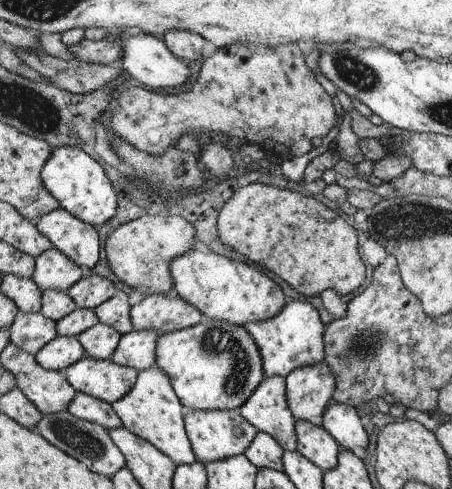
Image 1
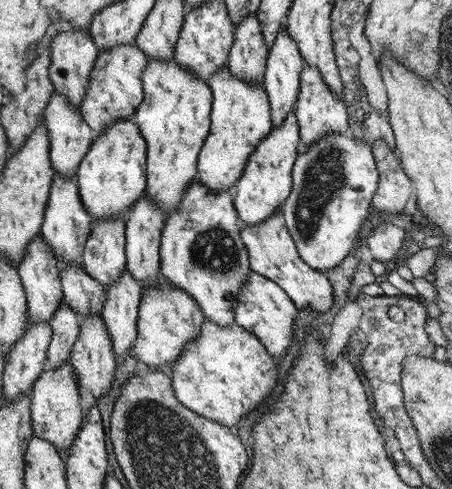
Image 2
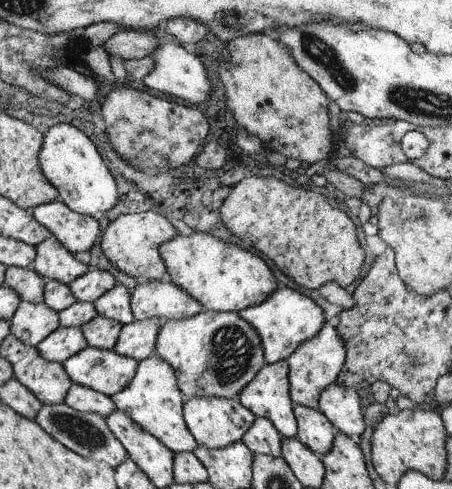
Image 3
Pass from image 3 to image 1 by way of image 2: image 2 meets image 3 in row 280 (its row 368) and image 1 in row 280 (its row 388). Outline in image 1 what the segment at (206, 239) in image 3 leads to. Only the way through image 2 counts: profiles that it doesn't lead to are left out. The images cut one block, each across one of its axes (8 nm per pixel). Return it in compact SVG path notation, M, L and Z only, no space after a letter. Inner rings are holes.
M191 248L187 254L175 258L169 270L173 294L203 312L207 320L231 322L245 328L247 322L263 322L273 314L279 314L279 310L285 306L281 288L269 276L255 270L249 262L235 262L213 252L199 252Z

